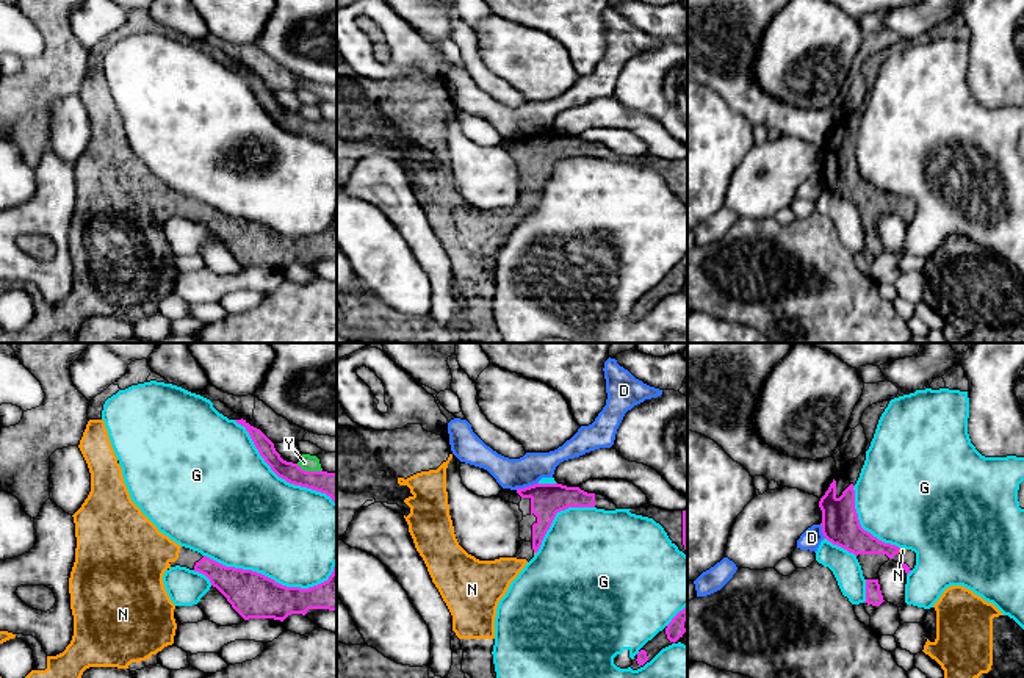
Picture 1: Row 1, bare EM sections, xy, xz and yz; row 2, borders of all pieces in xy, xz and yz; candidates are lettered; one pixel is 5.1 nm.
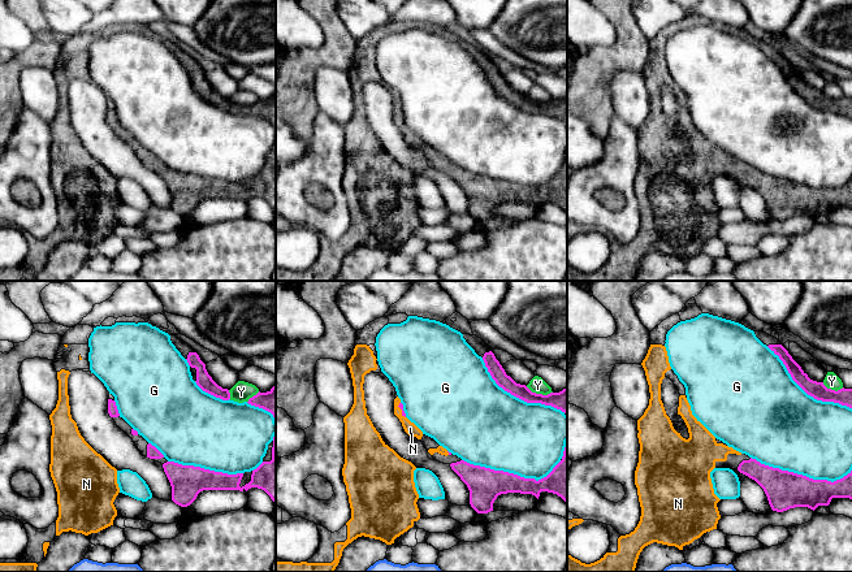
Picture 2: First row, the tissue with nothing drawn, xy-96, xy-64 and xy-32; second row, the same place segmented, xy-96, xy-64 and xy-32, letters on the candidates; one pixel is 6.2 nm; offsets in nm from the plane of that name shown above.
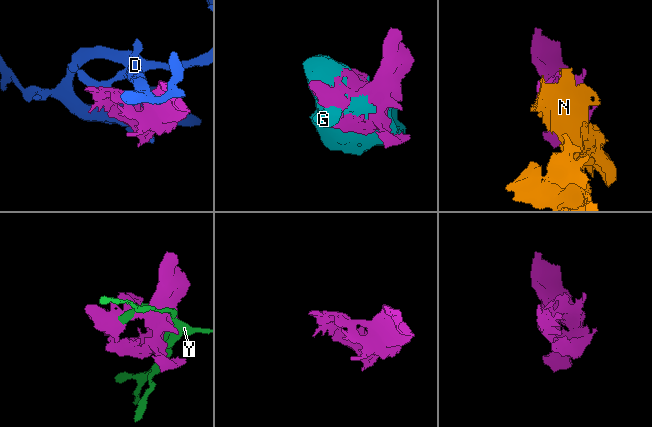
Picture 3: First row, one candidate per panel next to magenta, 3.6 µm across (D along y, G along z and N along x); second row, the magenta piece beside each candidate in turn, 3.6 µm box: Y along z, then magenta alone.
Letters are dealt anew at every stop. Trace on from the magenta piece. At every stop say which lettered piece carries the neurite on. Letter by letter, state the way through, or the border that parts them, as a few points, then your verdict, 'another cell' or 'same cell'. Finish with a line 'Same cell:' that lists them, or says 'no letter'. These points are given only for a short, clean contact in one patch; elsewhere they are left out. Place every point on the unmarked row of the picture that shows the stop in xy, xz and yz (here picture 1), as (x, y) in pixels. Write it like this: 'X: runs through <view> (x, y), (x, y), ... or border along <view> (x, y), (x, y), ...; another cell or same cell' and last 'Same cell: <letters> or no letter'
D: another cell
G: another cell
N: same cell
Y: another cell
Same cell: N

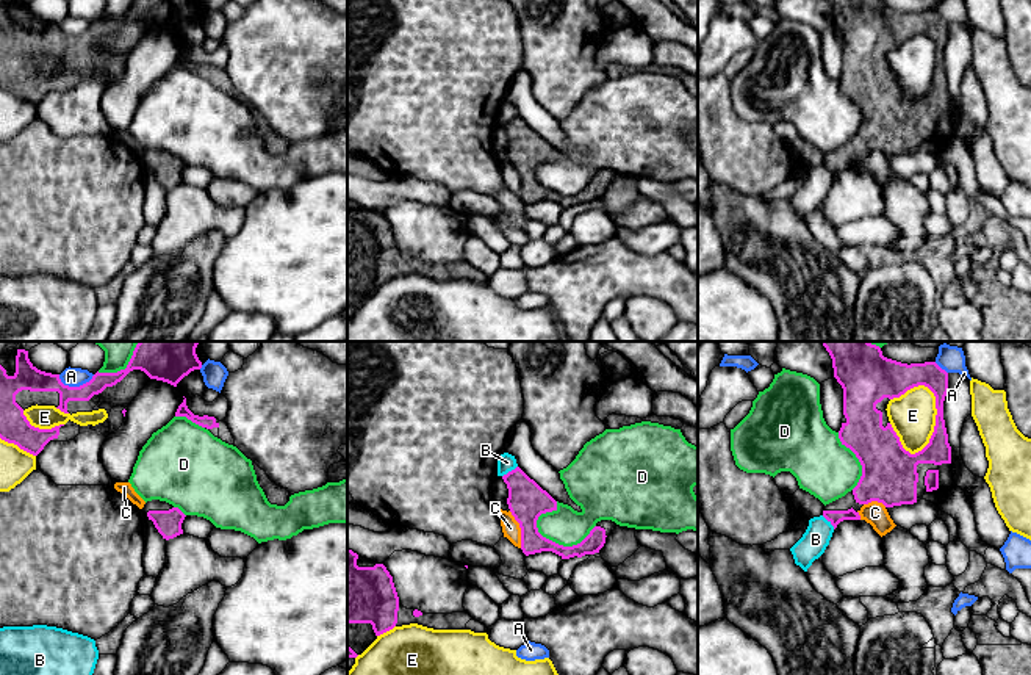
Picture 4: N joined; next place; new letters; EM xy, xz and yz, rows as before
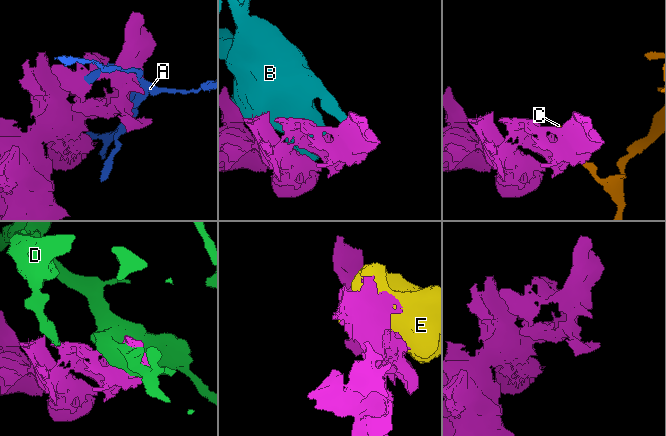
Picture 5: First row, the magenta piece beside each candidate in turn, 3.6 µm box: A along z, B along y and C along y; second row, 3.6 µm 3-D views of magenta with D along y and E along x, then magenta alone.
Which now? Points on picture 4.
A: another cell
B: border along xz (517, 115), (502, 126); another cell
C: another cell
D: another cell
E: another cell
Same cell: no letter

